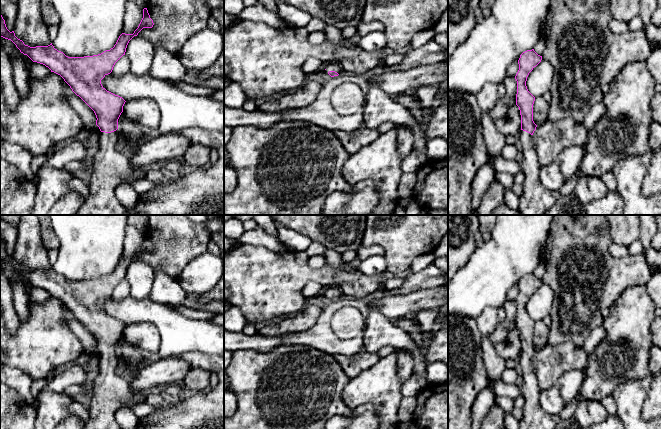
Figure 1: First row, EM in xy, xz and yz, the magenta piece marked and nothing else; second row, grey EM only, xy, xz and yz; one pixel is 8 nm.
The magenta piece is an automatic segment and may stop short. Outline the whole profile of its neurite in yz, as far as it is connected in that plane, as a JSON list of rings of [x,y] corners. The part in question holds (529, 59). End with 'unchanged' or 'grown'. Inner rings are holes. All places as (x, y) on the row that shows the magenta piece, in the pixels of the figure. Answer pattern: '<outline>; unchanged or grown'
[[[534,49],[527,50],[518,60],[516,105],[521,115],[520,142],[522,144],[522,171],[525,174],[523,195],[519,198],[518,210],[521,215],[545,215],[555,204],[560,193],[542,185],[539,178],[540,164],[534,149],[533,133],[537,125],[533,121],[533,104],[535,97],[528,91],[526,81],[529,73],[542,60]]]; grown

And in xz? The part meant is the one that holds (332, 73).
[[[329,63],[324,71],[331,77],[344,73],[342,66],[338,63]]]; grown

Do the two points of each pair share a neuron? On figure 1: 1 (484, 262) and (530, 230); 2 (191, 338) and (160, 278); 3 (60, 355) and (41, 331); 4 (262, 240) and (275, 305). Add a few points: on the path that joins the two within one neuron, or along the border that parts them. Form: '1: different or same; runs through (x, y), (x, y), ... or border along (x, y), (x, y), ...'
1: same; runs through (495, 262), (498, 262), (519, 241)
2: different; border along (148, 297), (165, 304)
3: same; runs through (58, 349), (46, 337)
4: different; border along (241, 243), (261, 245), (280, 255), (285, 255)

